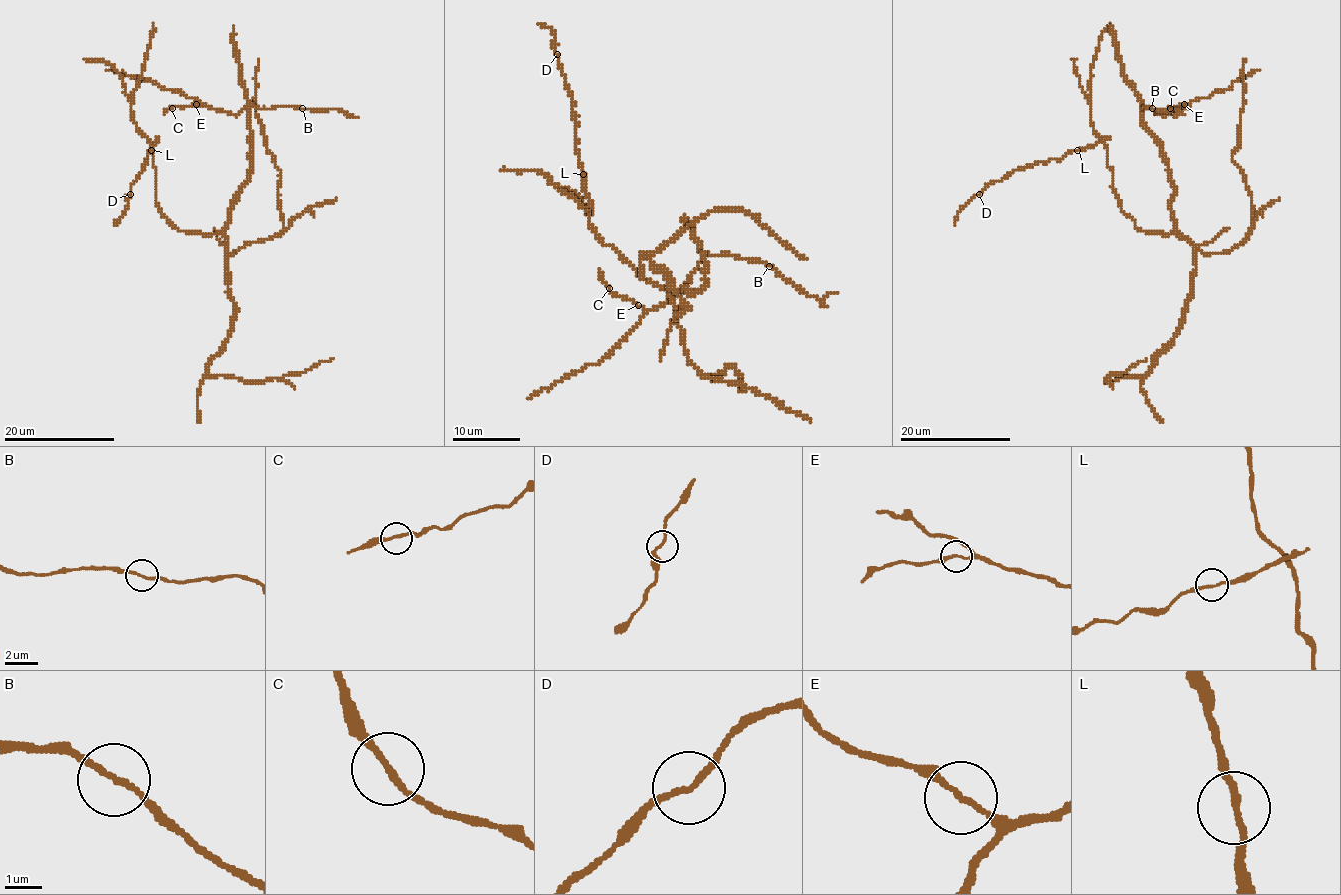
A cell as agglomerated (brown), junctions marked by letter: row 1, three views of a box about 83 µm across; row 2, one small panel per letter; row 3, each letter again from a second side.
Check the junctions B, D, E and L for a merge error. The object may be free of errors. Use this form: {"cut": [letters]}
{"cut": []}

